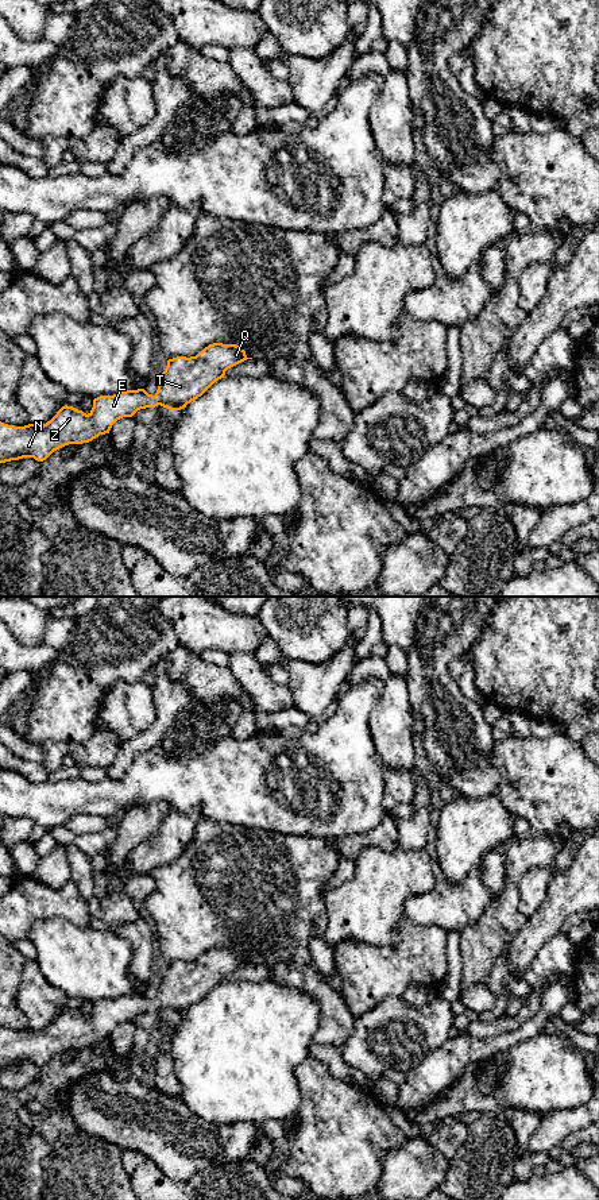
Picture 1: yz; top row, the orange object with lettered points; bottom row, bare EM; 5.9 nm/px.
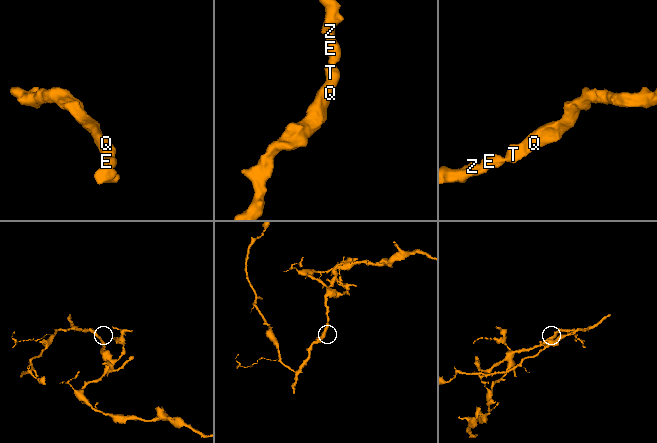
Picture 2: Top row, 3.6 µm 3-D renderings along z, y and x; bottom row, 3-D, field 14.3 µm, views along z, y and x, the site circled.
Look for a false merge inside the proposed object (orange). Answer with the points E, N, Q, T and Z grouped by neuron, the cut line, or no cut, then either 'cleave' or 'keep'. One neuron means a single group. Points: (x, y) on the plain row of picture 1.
groups E N Q T Z; cut none; keep

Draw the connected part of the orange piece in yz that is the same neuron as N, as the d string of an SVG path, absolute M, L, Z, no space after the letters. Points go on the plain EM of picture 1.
M213 948L196 961L169 964L154 1000L144 993L100 1000L88 1019L65 1010L43 1030L15 1031L0 1026L0 1068L23 1062L43 1066L65 1050L109 1038L117 1025L132 1022L140 1014L161 1010L181 1015L224 983L228 973L247 964L252 962L236 949Z

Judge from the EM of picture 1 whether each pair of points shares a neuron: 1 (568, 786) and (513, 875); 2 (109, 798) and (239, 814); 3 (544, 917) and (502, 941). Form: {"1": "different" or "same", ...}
{"1": "different", "2": "same", "3": "different"}

